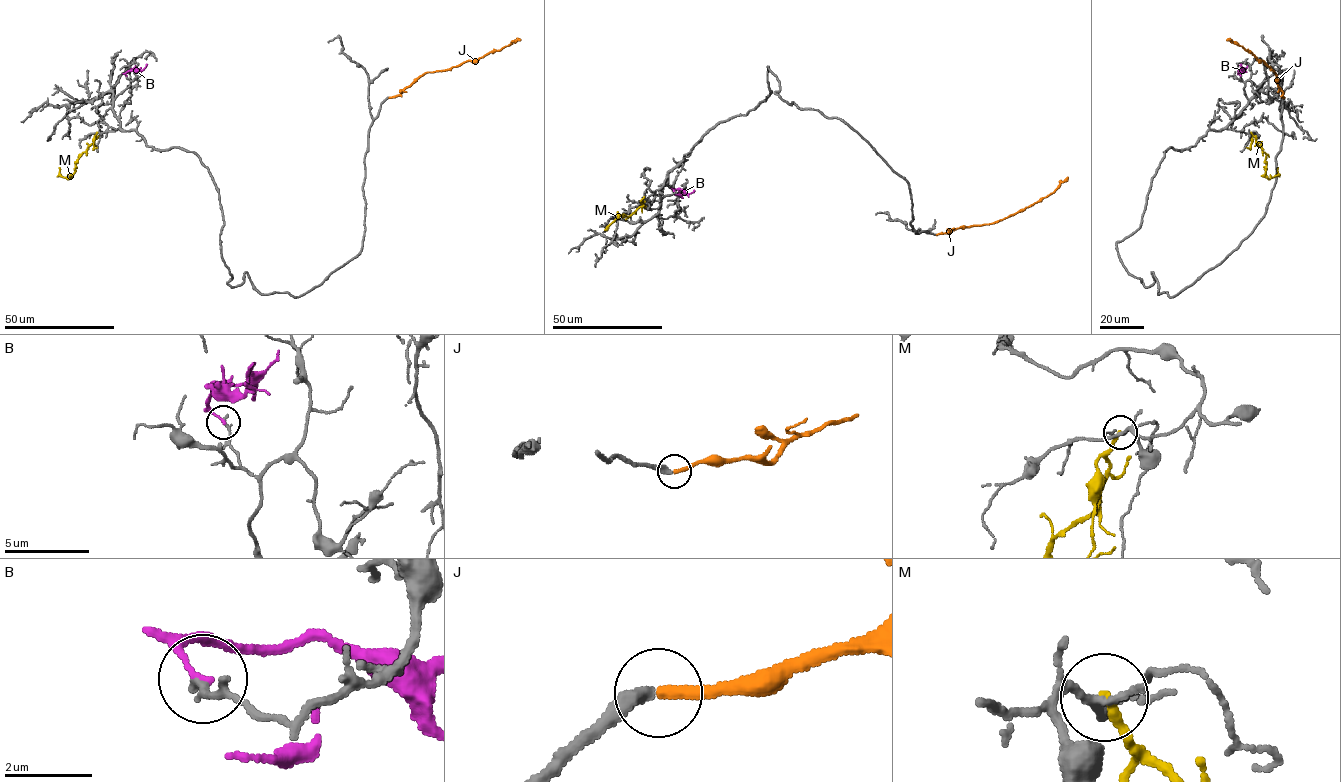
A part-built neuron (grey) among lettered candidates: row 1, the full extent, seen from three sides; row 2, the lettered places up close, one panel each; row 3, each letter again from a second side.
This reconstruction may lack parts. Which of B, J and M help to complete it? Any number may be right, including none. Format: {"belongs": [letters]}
{"belongs": ["J"]}

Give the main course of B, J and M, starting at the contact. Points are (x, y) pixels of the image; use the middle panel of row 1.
B: (673, 191), (680, 188), (687, 194), (694, 192)
J: (936, 234), (997, 222), (1047, 197), (1067, 177)
M: (645, 201), (629, 217), (620, 215), (606, 228)

